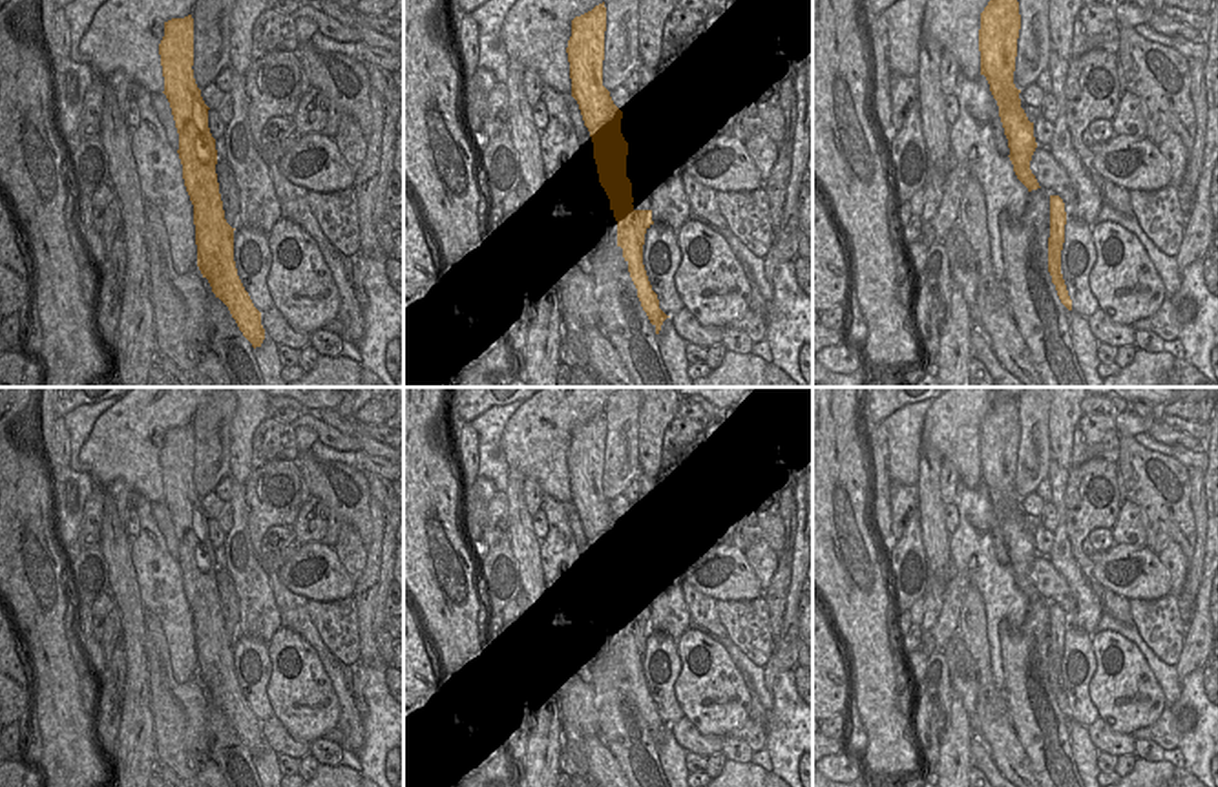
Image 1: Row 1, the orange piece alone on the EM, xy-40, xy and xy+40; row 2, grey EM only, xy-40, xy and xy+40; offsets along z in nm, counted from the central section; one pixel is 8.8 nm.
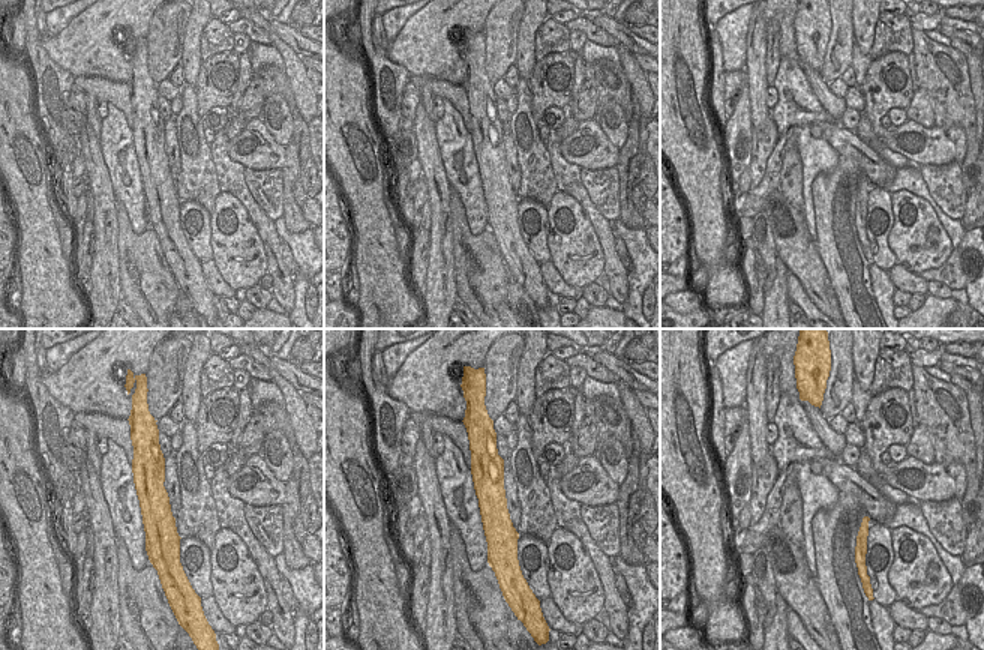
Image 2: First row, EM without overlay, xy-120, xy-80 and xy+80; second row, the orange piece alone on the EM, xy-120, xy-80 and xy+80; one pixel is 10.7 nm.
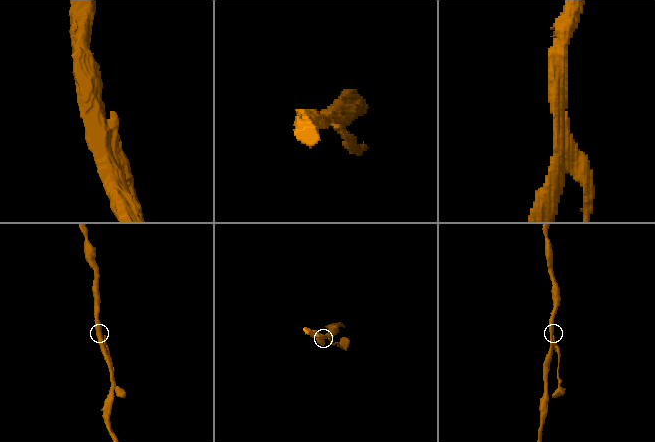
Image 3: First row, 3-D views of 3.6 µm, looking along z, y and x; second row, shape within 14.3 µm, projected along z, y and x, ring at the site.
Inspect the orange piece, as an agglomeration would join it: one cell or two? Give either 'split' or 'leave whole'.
split

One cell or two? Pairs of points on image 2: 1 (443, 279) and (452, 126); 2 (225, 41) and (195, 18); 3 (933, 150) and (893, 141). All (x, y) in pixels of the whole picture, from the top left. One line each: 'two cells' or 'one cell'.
1: two cells
2: two cells
3: one cell

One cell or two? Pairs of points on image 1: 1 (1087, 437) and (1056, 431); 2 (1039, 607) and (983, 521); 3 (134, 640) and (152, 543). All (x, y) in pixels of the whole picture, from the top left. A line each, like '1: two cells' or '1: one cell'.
1: two cells
2: two cells
3: two cells

